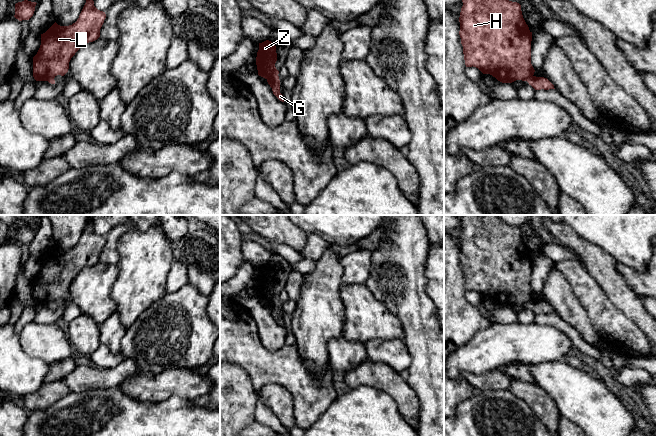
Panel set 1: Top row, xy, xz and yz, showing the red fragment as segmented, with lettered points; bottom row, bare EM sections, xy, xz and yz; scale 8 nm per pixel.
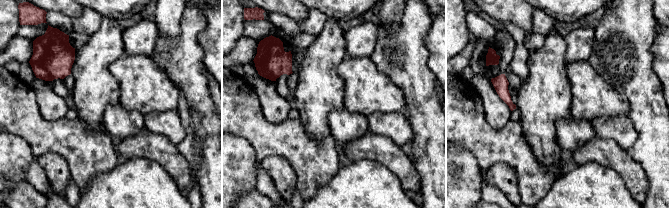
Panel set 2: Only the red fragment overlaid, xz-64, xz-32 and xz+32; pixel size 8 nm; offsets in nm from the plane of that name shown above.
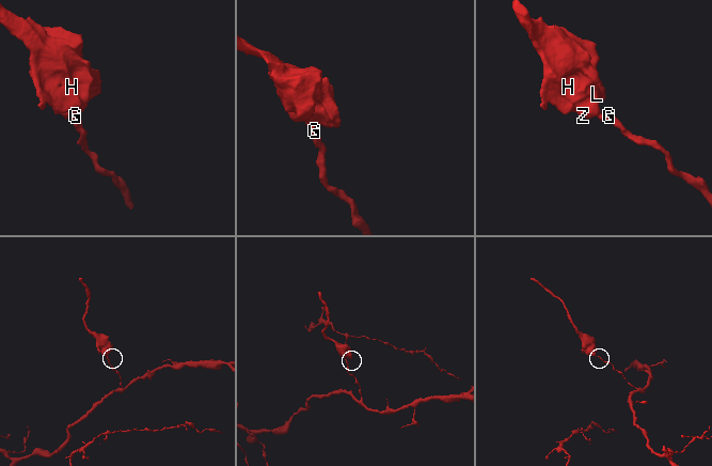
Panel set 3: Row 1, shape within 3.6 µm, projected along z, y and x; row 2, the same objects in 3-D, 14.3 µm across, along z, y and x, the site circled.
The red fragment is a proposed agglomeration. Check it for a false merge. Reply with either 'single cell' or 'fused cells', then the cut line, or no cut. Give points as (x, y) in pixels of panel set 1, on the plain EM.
fused cells | xz (277, 298), (267, 303)

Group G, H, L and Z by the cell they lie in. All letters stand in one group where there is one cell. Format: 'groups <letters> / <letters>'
groups G / H L Z

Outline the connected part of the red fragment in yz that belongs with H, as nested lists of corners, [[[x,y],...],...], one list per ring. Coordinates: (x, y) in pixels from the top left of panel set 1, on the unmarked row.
[[[456,215],[463,226],[459,246],[461,268],[466,291],[476,291],[483,298],[490,298],[502,307],[527,305],[534,299],[531,288],[532,256],[526,248],[521,229],[503,222],[498,215]]]

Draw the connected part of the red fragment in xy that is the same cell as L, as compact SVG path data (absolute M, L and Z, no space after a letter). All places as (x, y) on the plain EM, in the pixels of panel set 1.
M91 220L75 247L60 250L56 246L43 258L41 269L33 281L33 301L36 305L48 305L57 299L64 300L69 286L85 268L100 261L100 253L106 238L94 230Z

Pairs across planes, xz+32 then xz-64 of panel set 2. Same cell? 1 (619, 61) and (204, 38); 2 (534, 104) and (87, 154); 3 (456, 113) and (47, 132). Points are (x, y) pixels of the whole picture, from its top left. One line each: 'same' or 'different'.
1: different
2: different
3: same

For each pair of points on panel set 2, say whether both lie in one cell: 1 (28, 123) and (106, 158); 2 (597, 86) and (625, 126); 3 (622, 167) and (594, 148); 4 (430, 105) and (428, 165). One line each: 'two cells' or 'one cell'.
1: one cell
2: one cell
3: one cell
4: one cell

